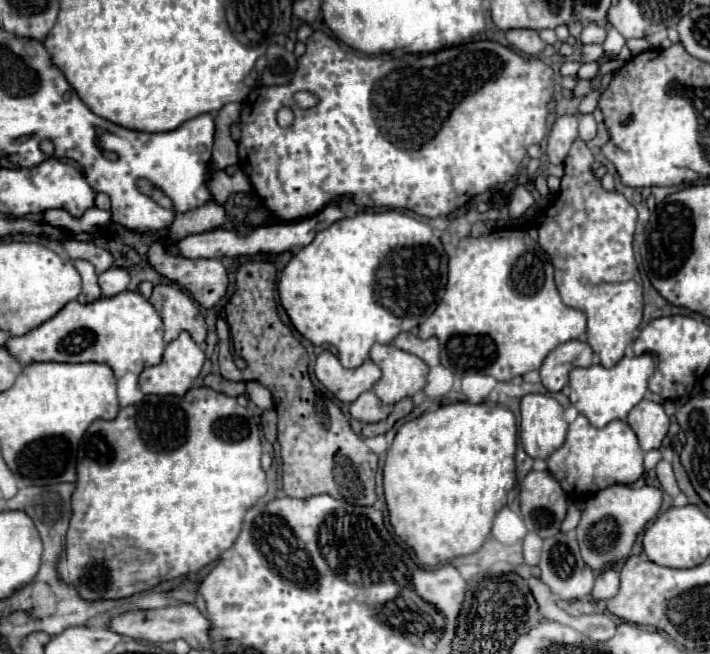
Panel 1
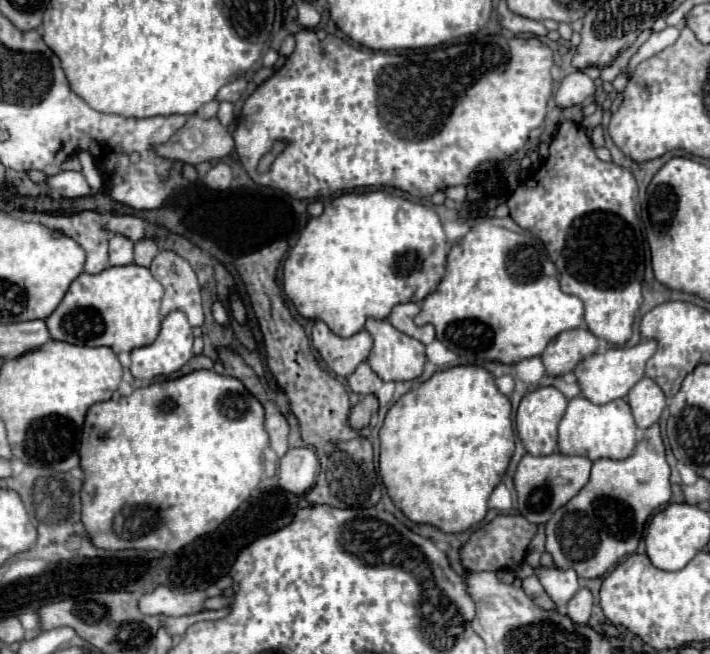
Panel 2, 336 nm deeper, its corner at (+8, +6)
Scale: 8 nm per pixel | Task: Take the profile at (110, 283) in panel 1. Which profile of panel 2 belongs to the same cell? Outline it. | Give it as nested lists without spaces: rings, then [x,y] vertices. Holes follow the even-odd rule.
[[[114,234],[110,238],[110,248],[108,248],[108,252],[110,252],[108,262],[110,262],[110,266],[132,264],[132,248],[134,248],[134,244],[128,238]]]

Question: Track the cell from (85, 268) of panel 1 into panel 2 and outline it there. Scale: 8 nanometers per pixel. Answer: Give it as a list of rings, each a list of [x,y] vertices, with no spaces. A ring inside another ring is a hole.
[[[80,212],[74,216],[40,214],[38,218],[46,228],[70,236],[86,252],[86,274],[100,274],[108,268],[108,238],[110,234],[102,228],[102,214]]]

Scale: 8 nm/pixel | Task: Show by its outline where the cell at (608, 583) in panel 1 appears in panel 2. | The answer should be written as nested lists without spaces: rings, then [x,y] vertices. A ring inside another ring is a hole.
[[[580,588],[576,596],[568,602],[568,616],[576,624],[588,624],[590,610],[592,610],[592,592],[588,588]]]

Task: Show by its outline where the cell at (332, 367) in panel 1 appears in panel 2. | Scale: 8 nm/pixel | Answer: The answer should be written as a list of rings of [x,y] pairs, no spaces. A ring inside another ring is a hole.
[[[316,322],[312,328],[312,344],[320,352],[326,366],[338,376],[350,376],[358,364],[366,362],[372,350],[372,336],[362,330],[350,338],[340,338],[324,322]]]

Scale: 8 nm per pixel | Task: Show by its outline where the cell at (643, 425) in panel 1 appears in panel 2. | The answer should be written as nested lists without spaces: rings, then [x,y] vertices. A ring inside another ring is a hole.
[[[642,378],[630,392],[626,402],[632,408],[636,426],[646,430],[652,424],[658,422],[662,410],[666,408],[664,402],[664,392],[650,380],[650,378]]]

